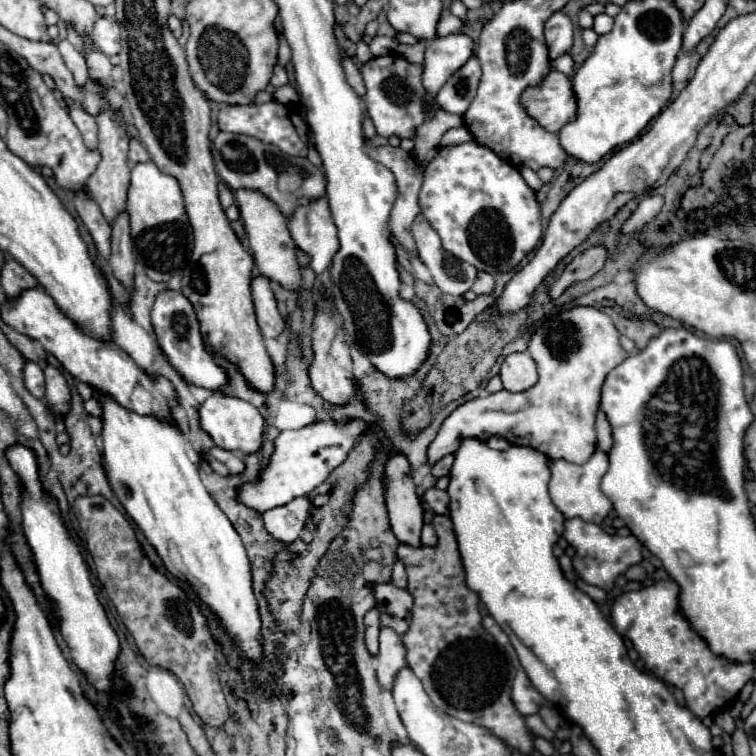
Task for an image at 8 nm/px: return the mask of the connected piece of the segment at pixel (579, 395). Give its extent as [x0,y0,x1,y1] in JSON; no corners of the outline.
[428,306,630,466]

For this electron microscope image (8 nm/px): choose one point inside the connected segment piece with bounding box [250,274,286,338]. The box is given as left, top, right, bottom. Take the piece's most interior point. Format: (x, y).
(271, 323)

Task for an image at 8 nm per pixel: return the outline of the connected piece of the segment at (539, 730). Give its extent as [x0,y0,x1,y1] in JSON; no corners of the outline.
[526,714,554,740]

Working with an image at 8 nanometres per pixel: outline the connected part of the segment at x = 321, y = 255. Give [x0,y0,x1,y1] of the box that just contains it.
[288,198,338,274]

